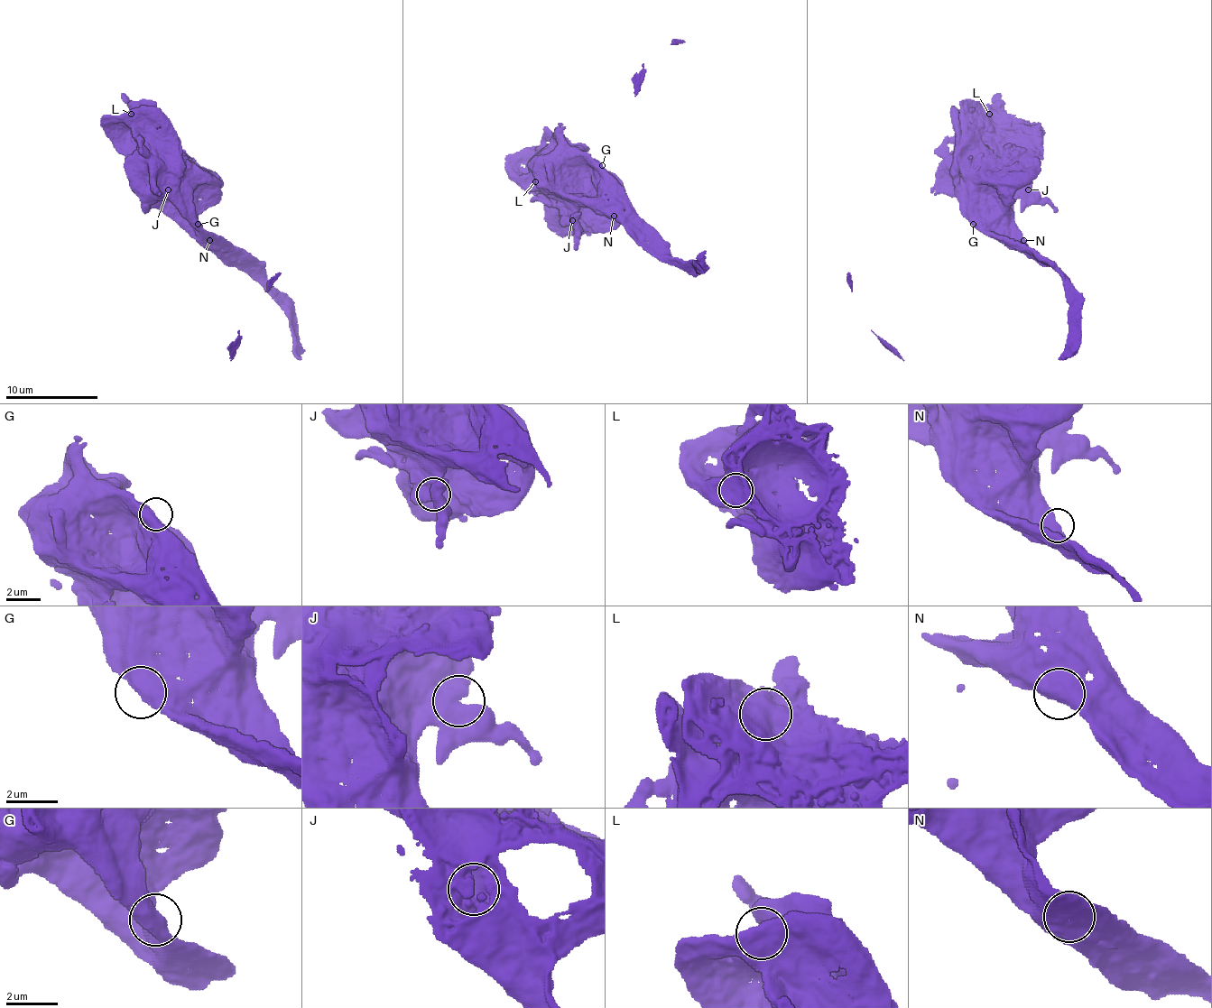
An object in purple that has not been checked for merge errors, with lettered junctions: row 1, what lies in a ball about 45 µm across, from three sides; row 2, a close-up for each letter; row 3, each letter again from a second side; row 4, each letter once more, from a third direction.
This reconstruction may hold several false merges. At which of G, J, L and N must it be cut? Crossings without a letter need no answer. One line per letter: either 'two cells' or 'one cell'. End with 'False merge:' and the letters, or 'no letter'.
G: one cell
J: one cell
L: one cell
N: one cell
False merge: no letter

